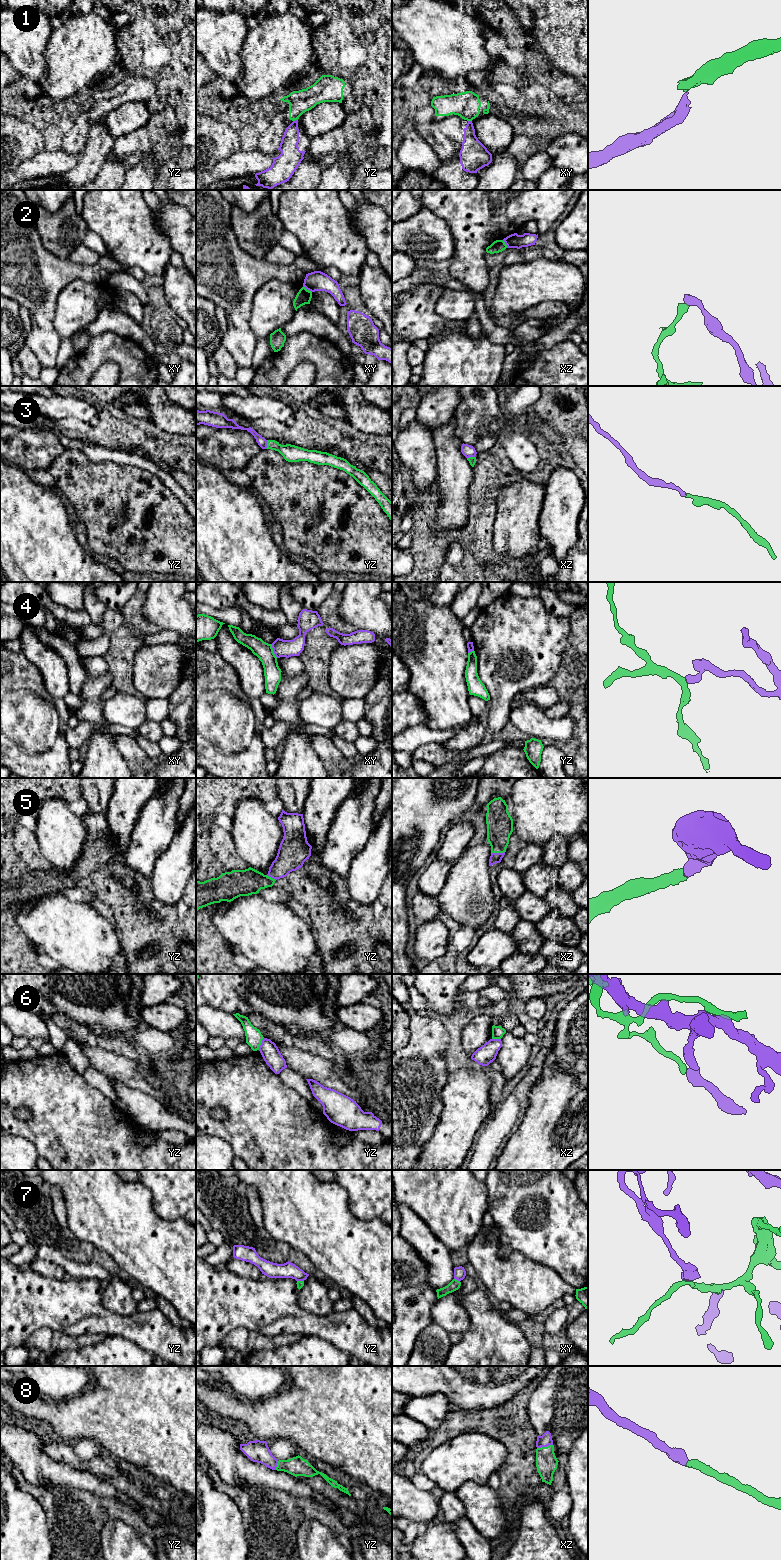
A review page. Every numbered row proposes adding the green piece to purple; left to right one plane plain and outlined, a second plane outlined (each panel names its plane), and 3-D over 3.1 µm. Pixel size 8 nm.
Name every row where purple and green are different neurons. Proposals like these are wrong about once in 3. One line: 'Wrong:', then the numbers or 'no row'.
Wrong: 1, 2, 4, 6, 7

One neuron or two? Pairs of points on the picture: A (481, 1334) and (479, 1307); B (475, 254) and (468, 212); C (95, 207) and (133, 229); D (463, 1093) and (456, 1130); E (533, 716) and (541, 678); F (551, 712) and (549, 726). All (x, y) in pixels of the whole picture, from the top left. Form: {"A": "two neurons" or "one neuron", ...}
{"A": "one neuron", "B": "one neuron", "C": "one neuron", "D": "one neuron", "E": "two neurons", "F": "two neurons"}

